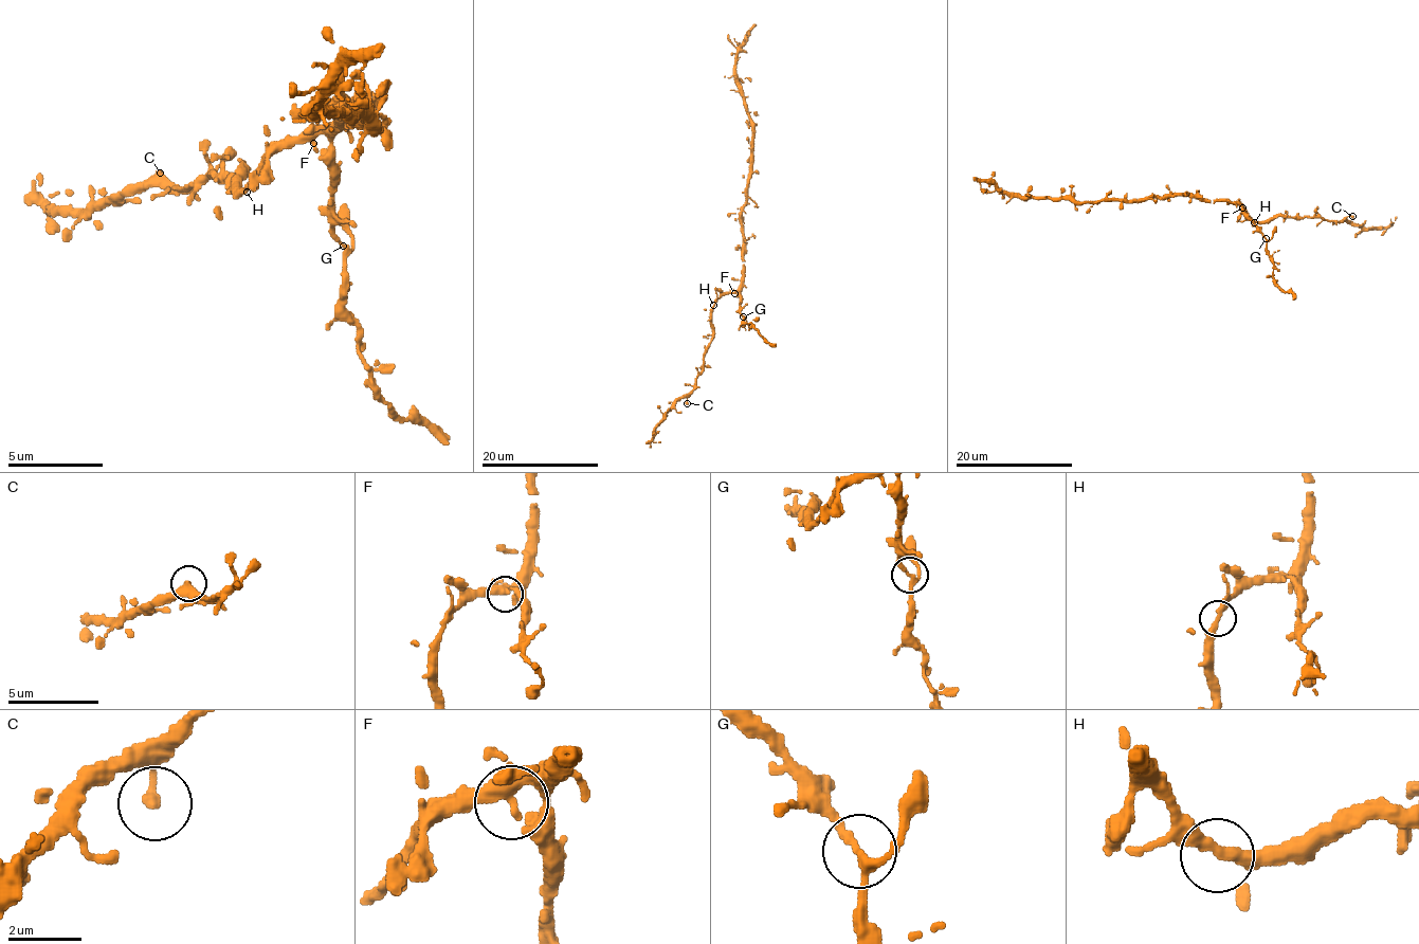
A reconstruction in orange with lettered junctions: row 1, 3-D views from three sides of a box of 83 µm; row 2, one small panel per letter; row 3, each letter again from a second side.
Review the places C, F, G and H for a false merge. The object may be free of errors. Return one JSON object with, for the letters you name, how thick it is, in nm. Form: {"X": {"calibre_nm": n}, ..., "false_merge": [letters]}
{"false_merge": []}

